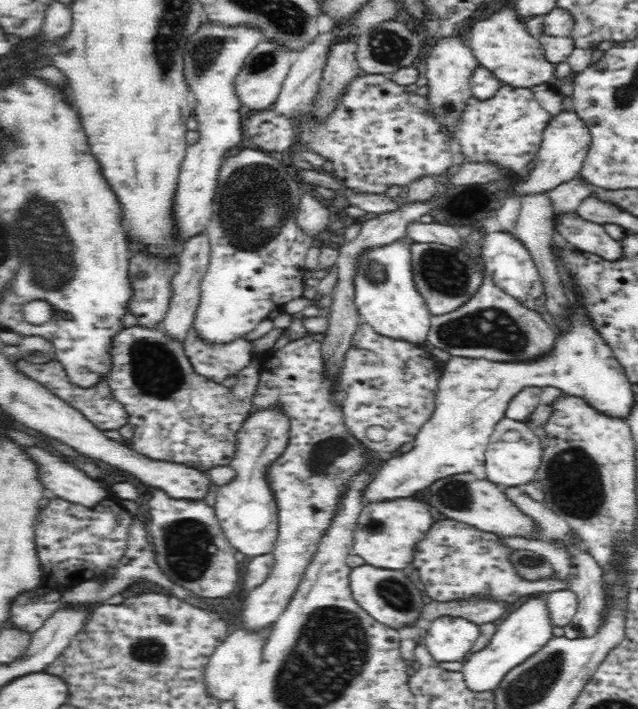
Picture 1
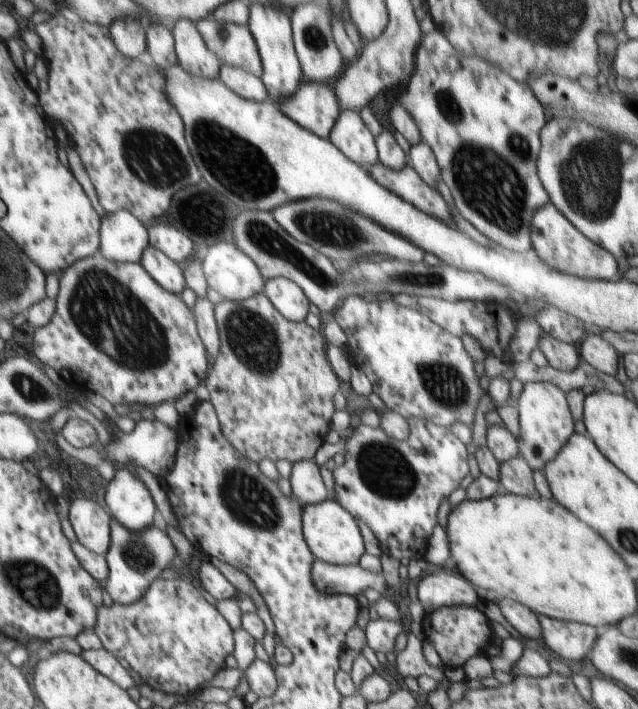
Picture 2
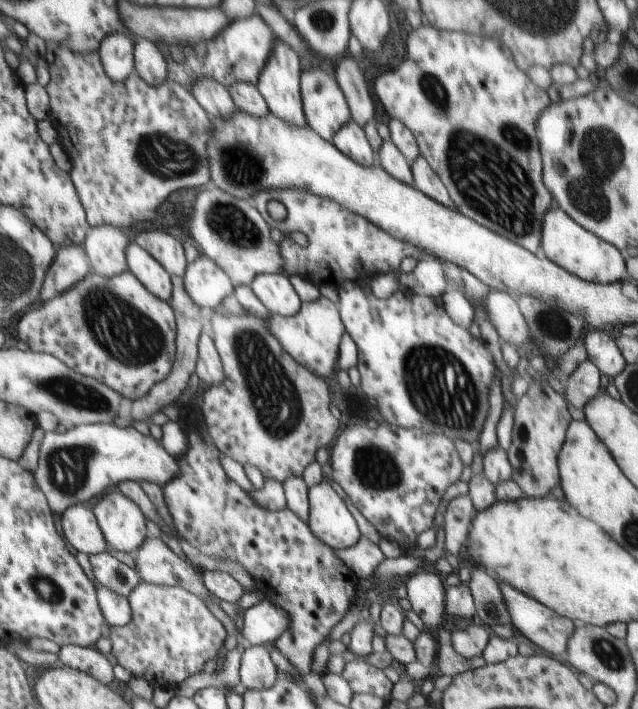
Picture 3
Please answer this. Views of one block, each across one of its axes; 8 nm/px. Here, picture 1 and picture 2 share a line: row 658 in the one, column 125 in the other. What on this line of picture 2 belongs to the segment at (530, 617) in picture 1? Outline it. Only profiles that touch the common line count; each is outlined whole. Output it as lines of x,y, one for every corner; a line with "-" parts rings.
124,466
118,468
118,476
108,484
104,502
113,518
132,532
152,528
159,510
146,482

